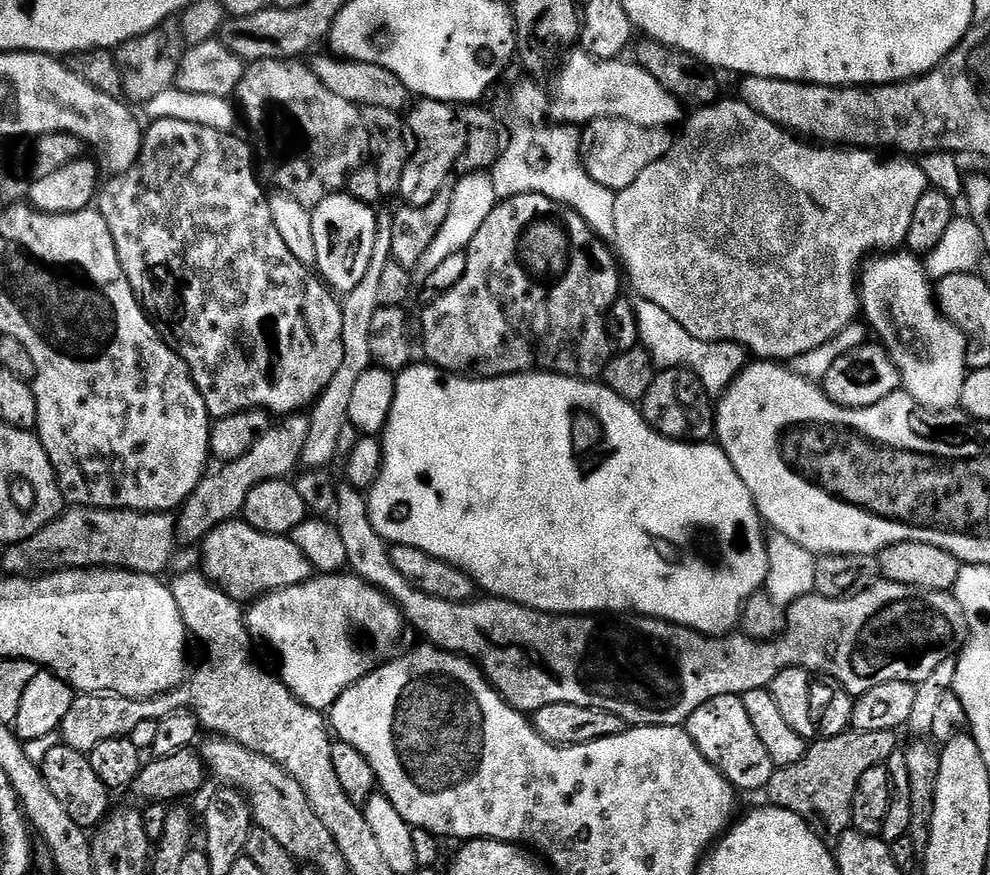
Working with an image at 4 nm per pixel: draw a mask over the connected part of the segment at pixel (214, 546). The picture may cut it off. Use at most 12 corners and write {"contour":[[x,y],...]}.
{"contour":[[227,520],[202,571],[237,602],[313,579],[288,536]]}

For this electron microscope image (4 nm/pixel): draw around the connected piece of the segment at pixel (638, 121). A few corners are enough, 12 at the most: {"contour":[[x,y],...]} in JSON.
{"contour":[[569,51],[549,121],[671,129],[682,101],[640,64]]}

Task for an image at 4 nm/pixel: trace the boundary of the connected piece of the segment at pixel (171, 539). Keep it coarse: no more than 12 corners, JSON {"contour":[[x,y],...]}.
{"contour":[[69,507],[7,545],[4,572],[118,568],[159,577],[166,512]]}

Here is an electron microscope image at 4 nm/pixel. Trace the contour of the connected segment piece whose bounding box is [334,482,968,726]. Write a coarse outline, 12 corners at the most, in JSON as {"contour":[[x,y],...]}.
{"contour":[[365,493],[347,567],[511,708],[680,726],[783,668],[861,696],[963,645],[955,595],[803,596],[775,640],[455,604],[408,584]]}

